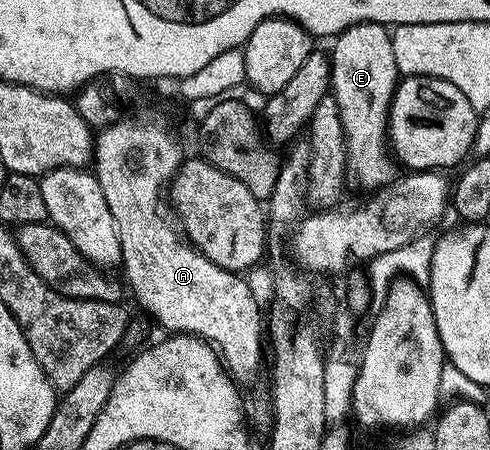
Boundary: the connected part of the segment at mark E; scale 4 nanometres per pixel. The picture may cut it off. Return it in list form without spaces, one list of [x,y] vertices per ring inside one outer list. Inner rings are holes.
[[[361,22],[349,26],[333,39],[334,51],[329,51],[330,88],[340,104],[340,120],[346,137],[348,174],[373,192],[390,185],[396,177],[395,159],[388,149],[390,105],[400,81],[396,55],[392,53],[391,31],[380,22]]]

